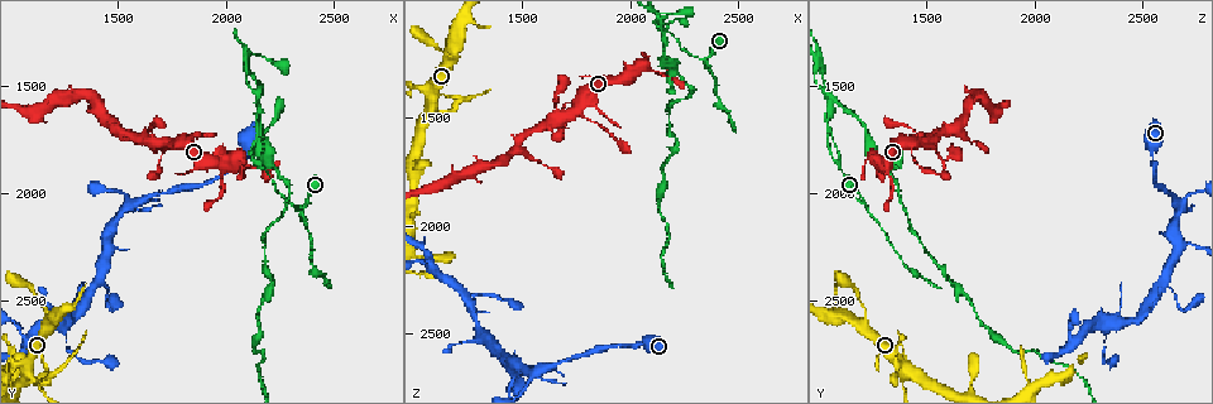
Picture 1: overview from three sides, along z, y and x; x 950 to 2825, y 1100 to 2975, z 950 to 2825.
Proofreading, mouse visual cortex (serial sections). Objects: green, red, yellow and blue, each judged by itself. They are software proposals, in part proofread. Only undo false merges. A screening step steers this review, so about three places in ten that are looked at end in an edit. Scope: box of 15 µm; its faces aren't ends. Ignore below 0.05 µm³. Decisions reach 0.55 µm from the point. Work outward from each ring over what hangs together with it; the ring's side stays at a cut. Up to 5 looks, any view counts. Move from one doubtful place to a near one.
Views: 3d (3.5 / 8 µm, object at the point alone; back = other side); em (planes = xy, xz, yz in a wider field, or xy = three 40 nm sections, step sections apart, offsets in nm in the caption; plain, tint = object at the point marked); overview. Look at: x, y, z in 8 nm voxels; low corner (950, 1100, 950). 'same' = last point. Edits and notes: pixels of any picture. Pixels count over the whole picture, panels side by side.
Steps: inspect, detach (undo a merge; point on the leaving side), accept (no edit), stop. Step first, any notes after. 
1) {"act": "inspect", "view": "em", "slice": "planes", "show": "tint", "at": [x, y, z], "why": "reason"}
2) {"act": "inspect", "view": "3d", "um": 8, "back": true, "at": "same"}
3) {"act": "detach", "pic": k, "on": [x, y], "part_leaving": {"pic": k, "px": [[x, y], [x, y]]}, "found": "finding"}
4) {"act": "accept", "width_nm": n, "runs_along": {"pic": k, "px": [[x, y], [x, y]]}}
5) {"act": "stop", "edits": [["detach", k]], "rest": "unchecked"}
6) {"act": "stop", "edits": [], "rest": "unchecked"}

{"act": "inspect", "view": "3d", "um": 3.5, "at": [1540, 2050, 2670], "why": "branch point"}

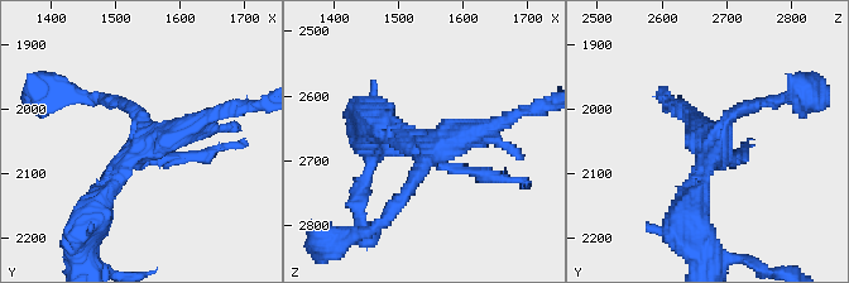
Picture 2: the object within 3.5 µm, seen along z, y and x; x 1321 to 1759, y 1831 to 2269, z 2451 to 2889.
{"act": "inspect", "view": "em", "slice": "planes", "show": "tint", "at": [1550, 2050, 2680]}

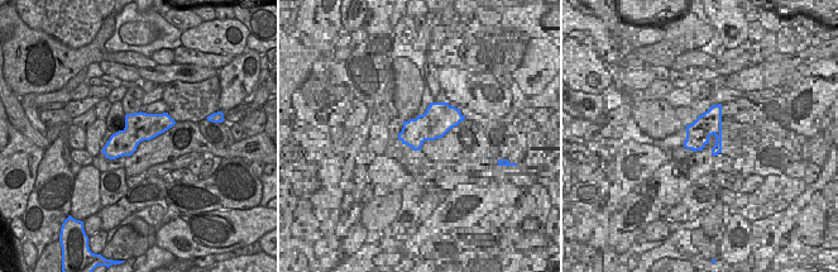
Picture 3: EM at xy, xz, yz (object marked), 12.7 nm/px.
{"act": "accept", "runs_along": {"pic": 2, "px": [[219, 110], [145, 142], [95, 207]]}, "found": "all the same cell"}

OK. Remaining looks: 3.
{"act": "inspect", "view": "3d", "um": 3.5, "at": [1780, 1770, 1440], "why": "four or more arms meet"}

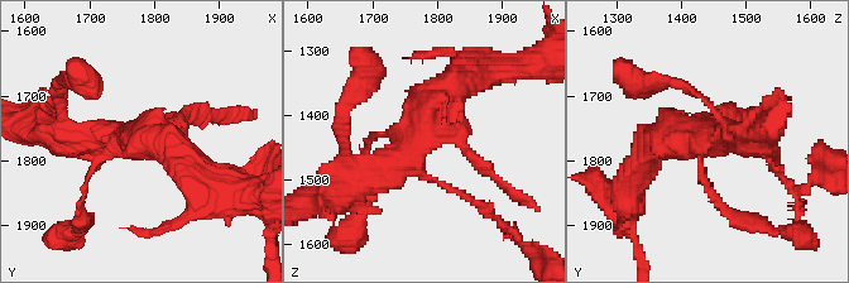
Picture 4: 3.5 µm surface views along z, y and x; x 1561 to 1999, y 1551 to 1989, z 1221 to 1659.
{"act": "inspect", "view": "em", "slice": "xy", "step": 5, "show": "tint", "at": [1770, 1765, 1440], "why": "shape alone is not enough"}

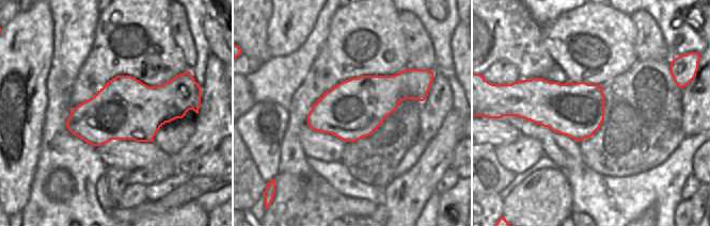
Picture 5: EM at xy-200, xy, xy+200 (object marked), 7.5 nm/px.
{"act": "detach", "pic": 4, "on": [479, 204], "part_leaving": {"pic": 4, "px": [[440, 185], [479, 204], [526, 249]]}, "found": "a second cell is stuck on"}

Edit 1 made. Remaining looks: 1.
{"act": "stop", "edits": [["detach", 4]], "rest": "unchecked"}

